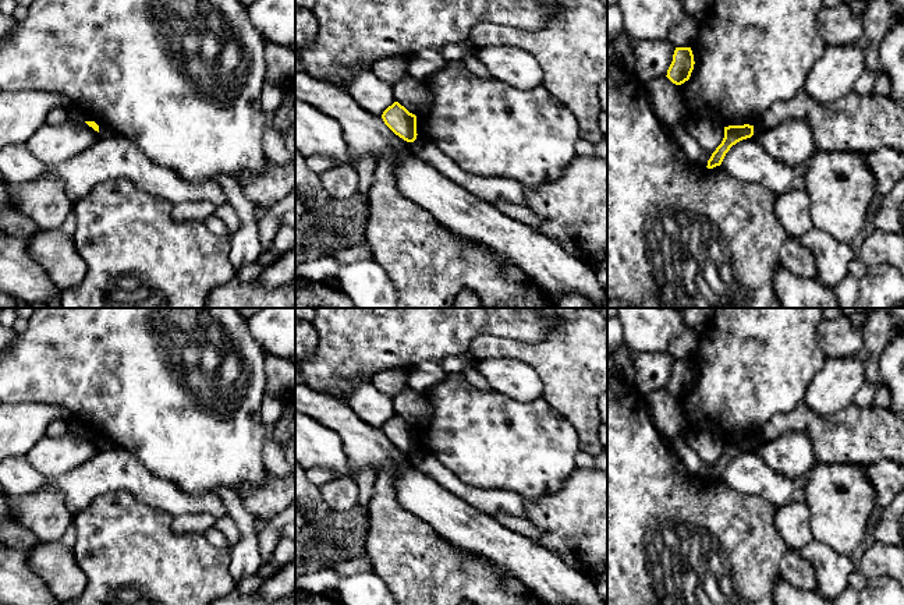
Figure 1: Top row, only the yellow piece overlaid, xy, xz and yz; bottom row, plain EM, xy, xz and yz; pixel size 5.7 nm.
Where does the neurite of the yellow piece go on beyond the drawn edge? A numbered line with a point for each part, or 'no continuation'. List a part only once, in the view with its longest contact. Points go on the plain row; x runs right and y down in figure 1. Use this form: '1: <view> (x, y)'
no continuation

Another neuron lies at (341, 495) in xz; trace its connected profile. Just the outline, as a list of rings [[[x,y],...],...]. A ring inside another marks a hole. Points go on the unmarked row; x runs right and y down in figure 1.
[[[337,478],[319,487],[323,502],[334,513],[347,513],[358,506],[359,489],[355,478]]]

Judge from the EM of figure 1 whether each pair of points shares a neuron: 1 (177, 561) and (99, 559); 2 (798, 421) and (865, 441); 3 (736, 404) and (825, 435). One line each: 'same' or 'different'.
1: same
2: same
3: different

